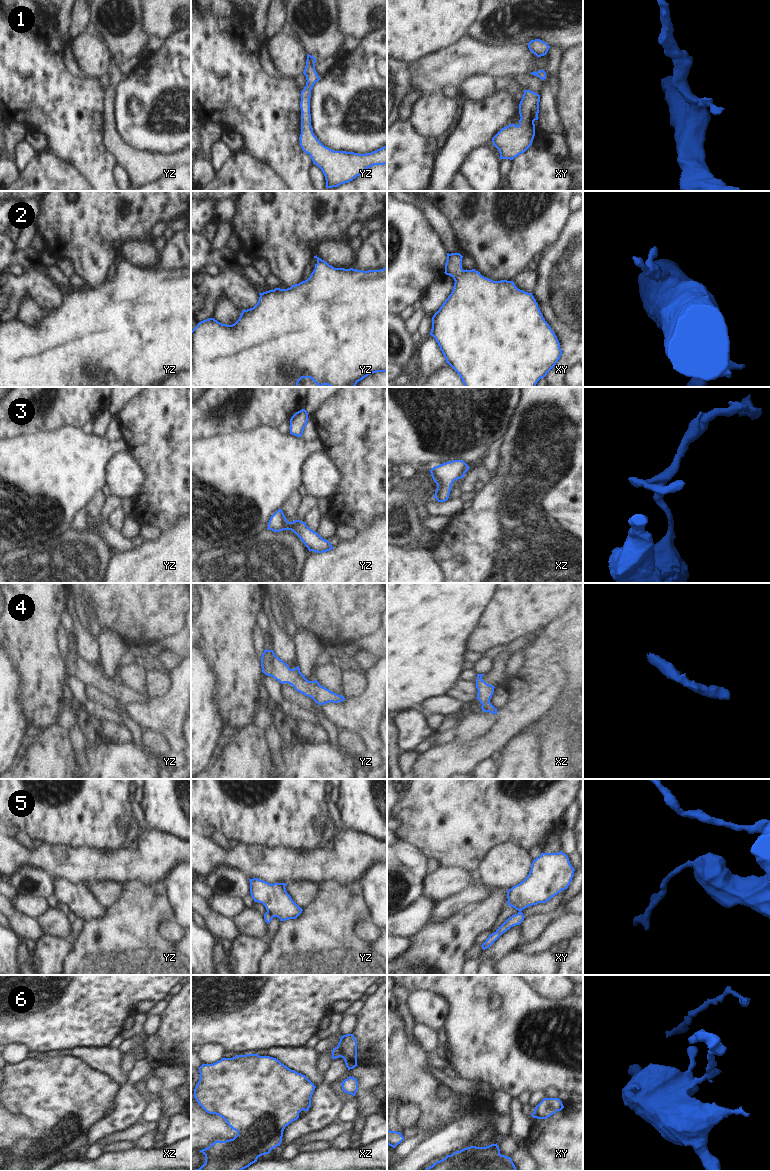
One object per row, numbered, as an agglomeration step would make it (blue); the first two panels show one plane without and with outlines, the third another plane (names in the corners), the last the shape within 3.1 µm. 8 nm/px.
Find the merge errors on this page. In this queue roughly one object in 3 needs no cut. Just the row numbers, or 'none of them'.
5, 6

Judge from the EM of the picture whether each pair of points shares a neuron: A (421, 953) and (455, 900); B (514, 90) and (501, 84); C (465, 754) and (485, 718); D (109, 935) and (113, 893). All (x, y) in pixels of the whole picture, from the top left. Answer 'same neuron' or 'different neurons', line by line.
A: different neurons
B: same neuron
C: different neurons
D: different neurons

